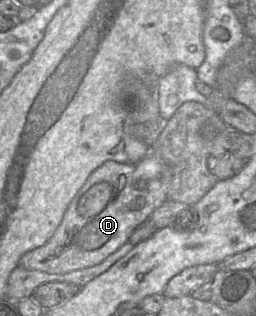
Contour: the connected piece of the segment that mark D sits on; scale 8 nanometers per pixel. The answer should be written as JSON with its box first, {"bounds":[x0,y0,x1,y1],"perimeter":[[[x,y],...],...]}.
{"bounds":[18,151,172,274],"perimeter":[[[152,151],[134,164],[106,161],[91,173],[71,200],[53,236],[44,245],[25,253],[18,266],[50,274],[64,274],[103,262],[108,256],[129,242],[133,231],[147,220],[155,209],[168,200],[167,194],[171,181],[172,173],[169,166]]]}

